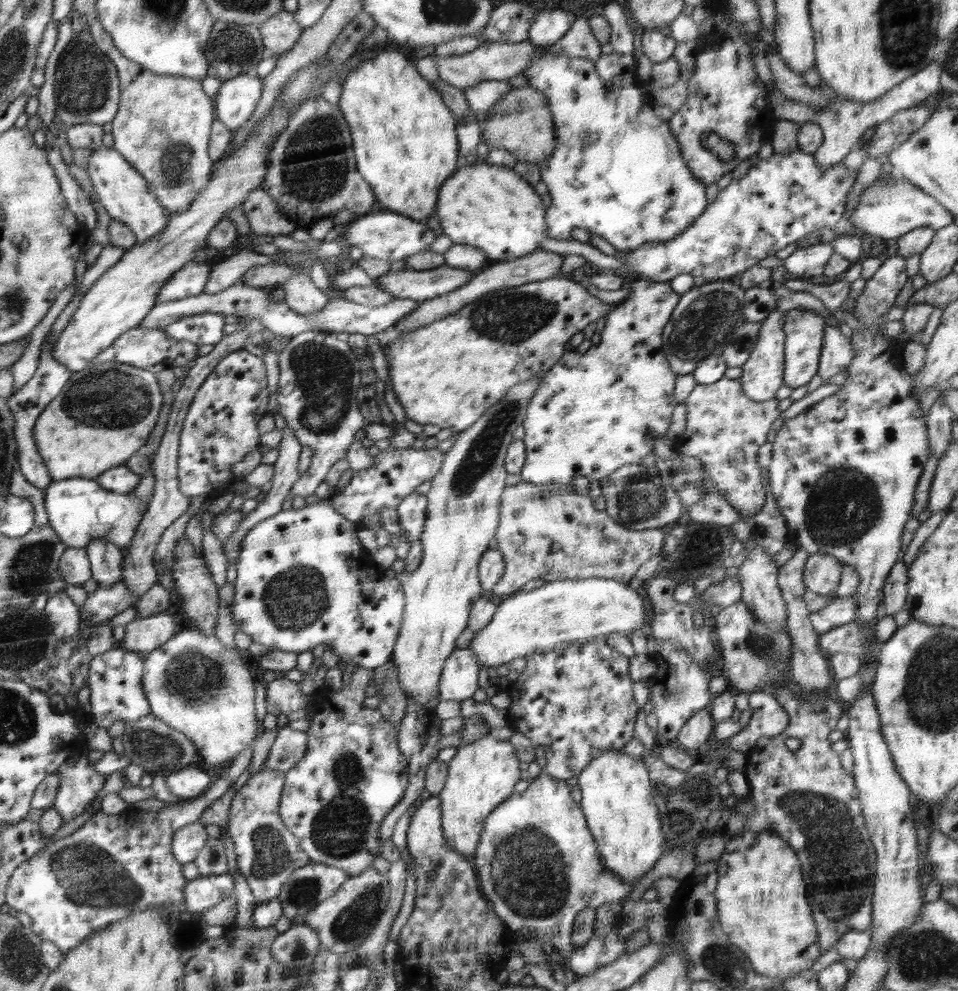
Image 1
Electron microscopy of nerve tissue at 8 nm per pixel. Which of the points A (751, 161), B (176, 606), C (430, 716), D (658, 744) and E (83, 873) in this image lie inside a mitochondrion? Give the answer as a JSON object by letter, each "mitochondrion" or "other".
{"A":"other","B":"other","C":"other","D":"other","E":"mitochondrion"}

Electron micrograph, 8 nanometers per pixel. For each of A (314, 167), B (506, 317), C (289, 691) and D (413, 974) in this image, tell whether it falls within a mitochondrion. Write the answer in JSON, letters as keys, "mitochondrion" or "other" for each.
{"A":"mitochondrion","B":"mitochondrion","C":"other","D":"other"}

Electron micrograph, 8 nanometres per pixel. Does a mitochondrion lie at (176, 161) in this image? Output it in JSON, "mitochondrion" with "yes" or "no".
{"mitochondrion":"yes"}

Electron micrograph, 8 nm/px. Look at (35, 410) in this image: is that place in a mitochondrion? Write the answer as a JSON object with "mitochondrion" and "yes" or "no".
{"mitochondrion":"no"}

